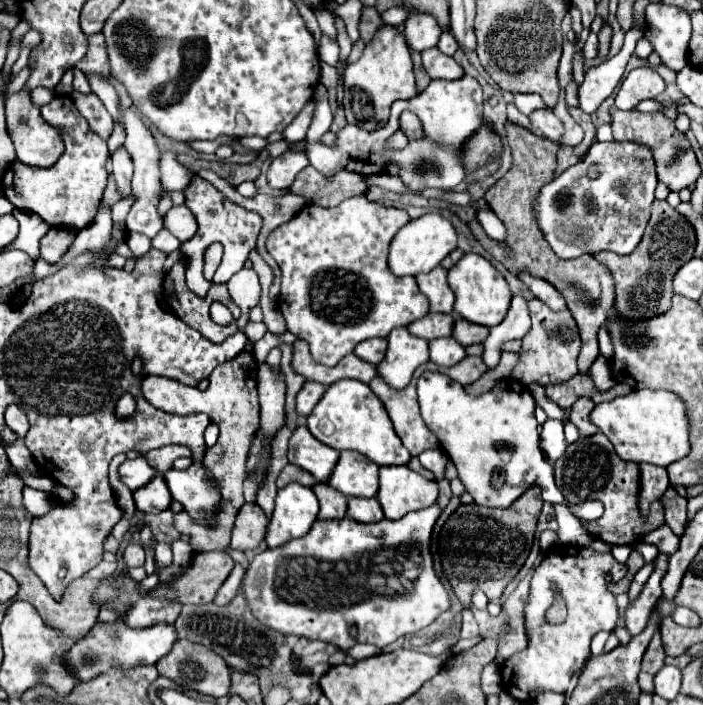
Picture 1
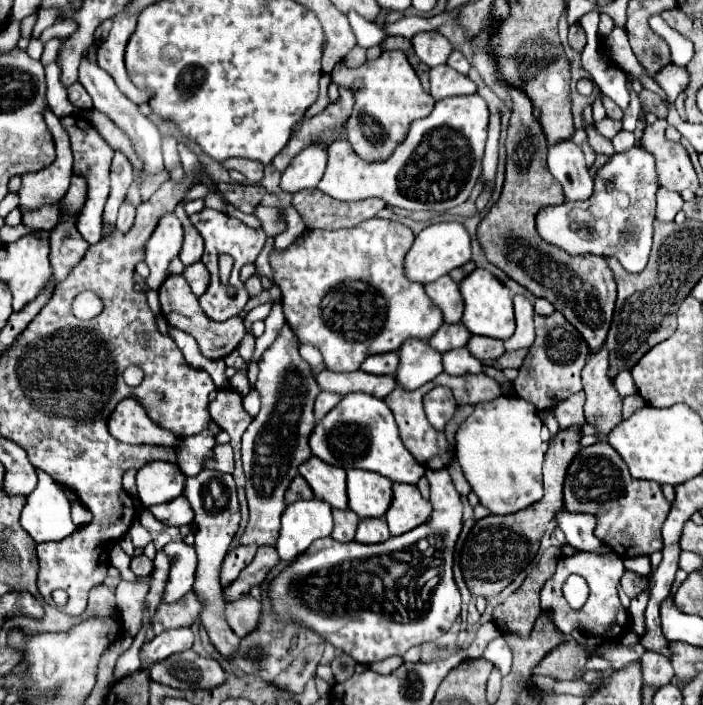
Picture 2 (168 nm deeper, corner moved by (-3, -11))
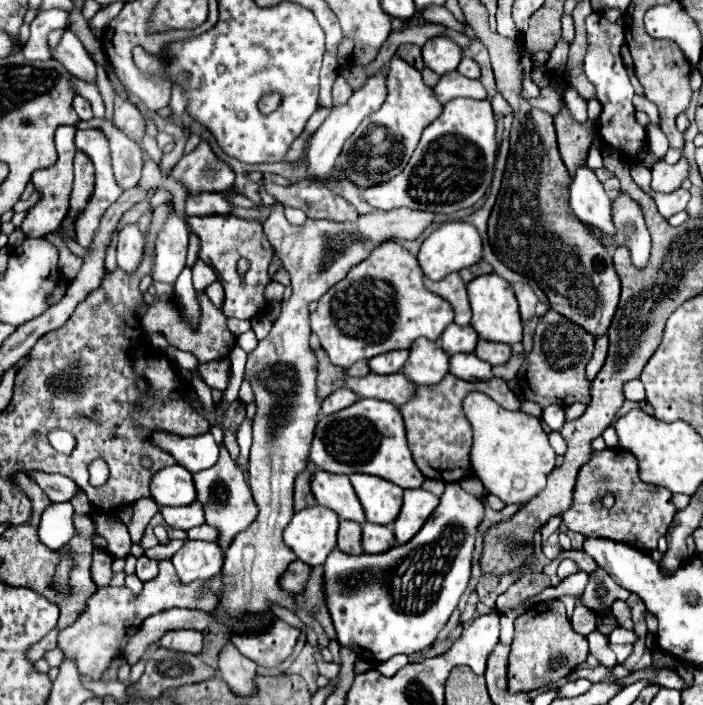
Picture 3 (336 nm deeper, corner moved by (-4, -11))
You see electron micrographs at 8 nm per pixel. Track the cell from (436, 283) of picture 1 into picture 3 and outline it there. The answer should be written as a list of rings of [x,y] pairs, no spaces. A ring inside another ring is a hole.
[[[450,273],[440,281],[432,281],[428,277],[424,277],[424,285],[428,291],[440,295],[442,299],[446,299],[456,313],[456,323],[460,325],[468,325],[472,311],[470,311],[470,303],[468,303],[468,295],[466,295],[466,285],[462,281],[462,277],[458,273]]]

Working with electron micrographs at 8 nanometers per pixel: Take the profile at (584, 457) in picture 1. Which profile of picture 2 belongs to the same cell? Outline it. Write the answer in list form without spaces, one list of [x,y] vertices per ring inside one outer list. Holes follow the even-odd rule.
[[[597,441],[595,445],[577,451],[575,459],[567,467],[563,501],[569,511],[595,515],[599,521],[597,539],[607,543],[607,547],[611,547],[621,559],[651,555],[663,549],[661,527],[669,515],[671,503],[663,497],[659,483],[631,479],[627,465],[607,441]]]

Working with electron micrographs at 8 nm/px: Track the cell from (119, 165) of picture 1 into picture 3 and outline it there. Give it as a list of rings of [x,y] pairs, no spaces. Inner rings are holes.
[[[126,225],[118,235],[118,267],[132,275],[144,257],[144,237],[136,225]]]

